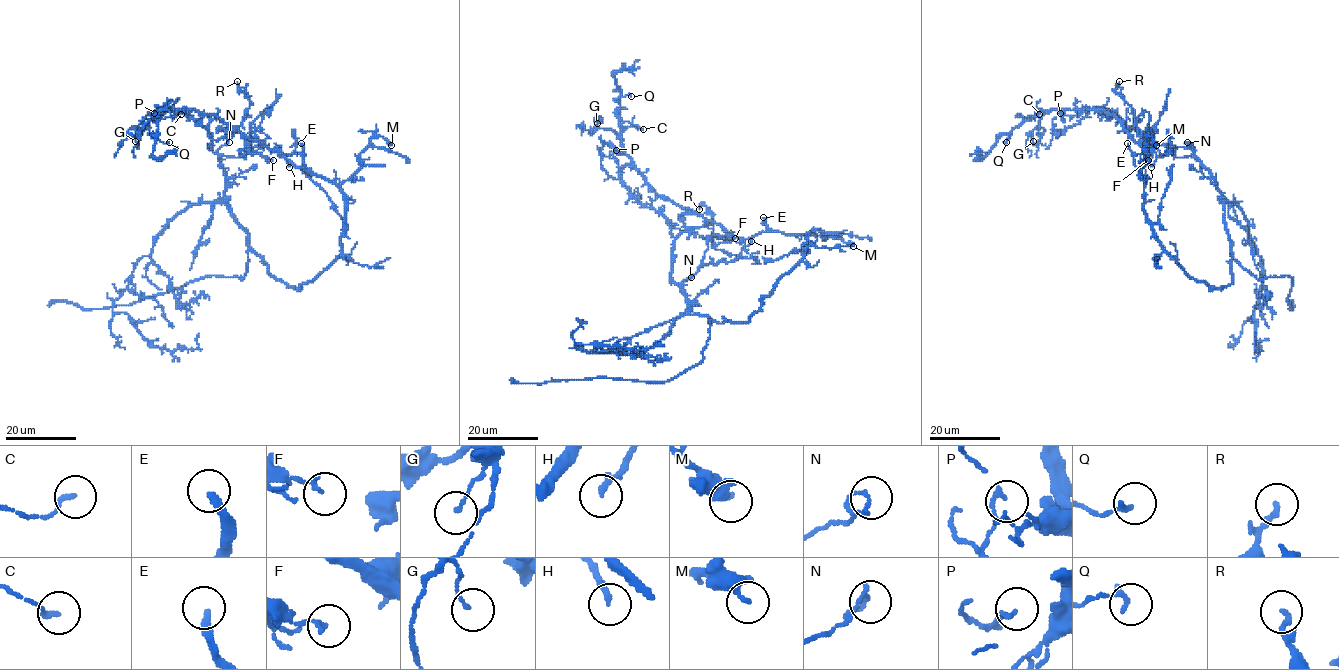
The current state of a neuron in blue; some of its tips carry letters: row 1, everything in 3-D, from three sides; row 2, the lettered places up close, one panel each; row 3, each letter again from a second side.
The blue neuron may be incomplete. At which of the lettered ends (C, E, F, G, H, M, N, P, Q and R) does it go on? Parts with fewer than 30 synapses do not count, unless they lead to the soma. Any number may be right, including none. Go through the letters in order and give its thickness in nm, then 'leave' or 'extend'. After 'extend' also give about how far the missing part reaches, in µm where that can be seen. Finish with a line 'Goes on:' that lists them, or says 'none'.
C: 160 nm thick; leave
E: 280 nm thick; extend; about 60 µm are missing
F: 140 nm thick; leave
G: 100 nm thick; leave
H: 200 nm thick; leave
M: 260 nm thick; leave
N: 170 nm thick; leave
P: 100 nm thick; leave
Q: 180 nm thick; leave
R: 200 nm thick; leave
Goes on: E

